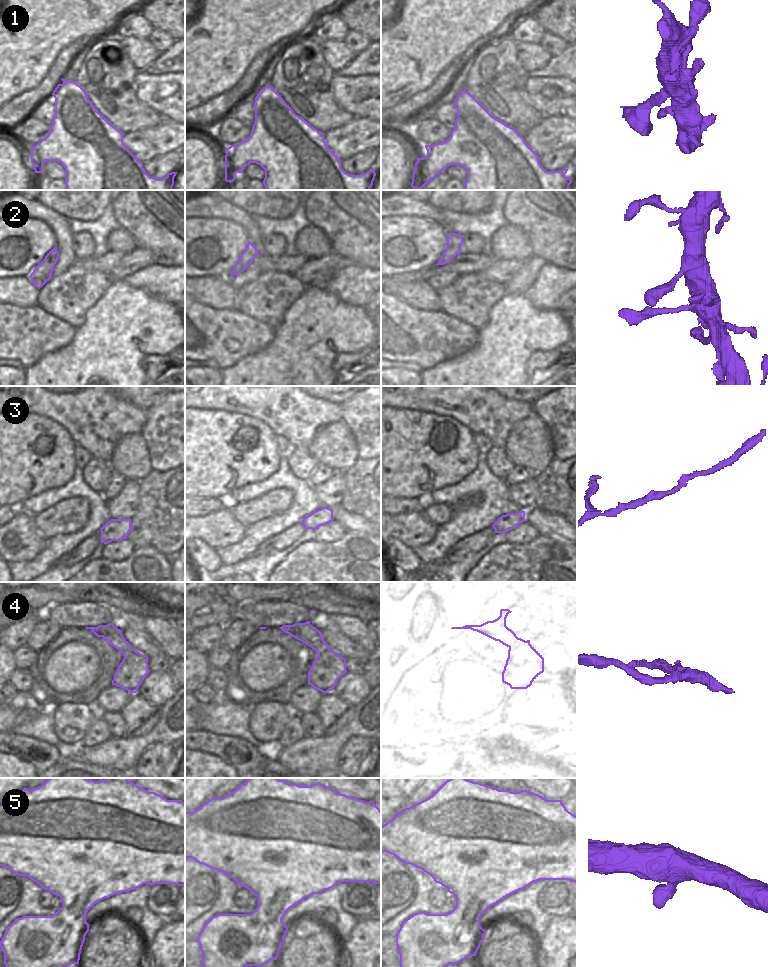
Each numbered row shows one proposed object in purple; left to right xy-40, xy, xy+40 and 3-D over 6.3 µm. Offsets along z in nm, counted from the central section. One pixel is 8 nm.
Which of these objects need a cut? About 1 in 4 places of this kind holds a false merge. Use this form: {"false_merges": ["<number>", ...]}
{"false_merges": ["4"]}

